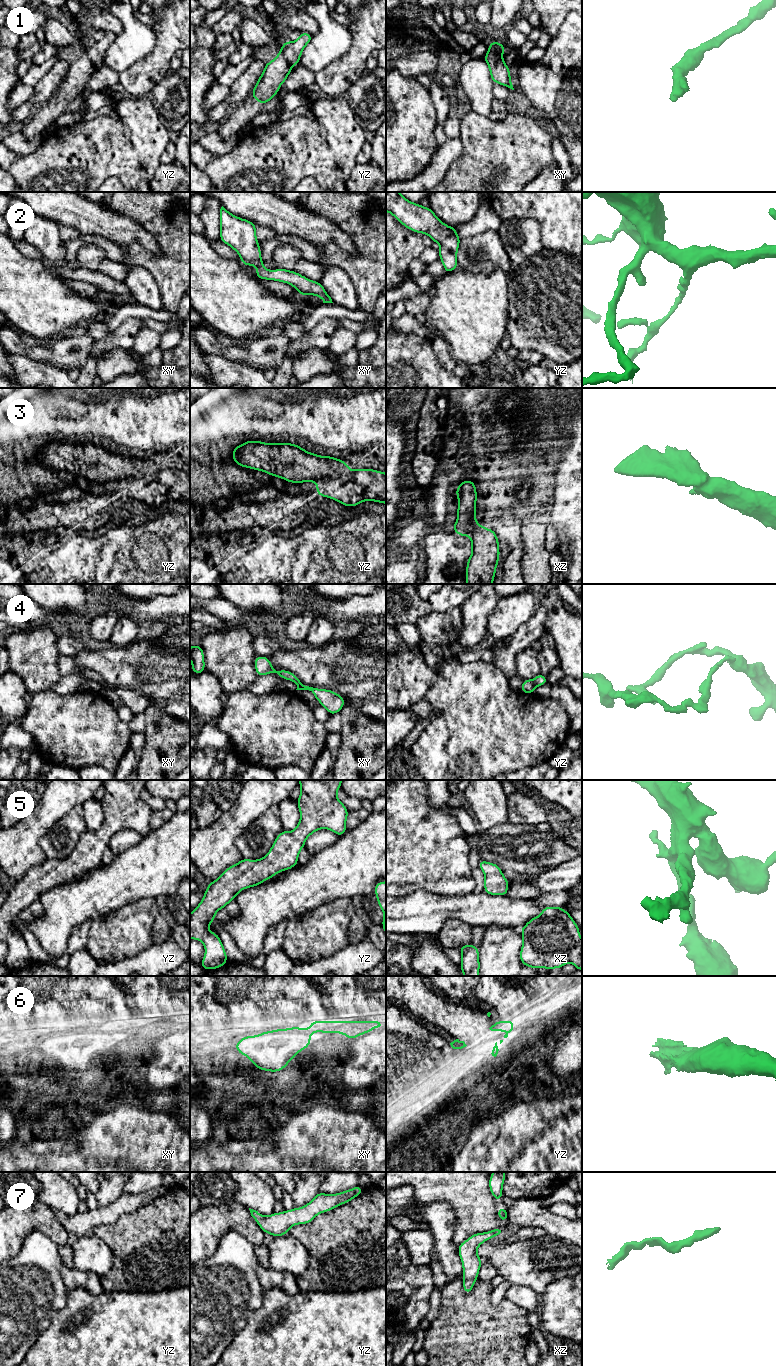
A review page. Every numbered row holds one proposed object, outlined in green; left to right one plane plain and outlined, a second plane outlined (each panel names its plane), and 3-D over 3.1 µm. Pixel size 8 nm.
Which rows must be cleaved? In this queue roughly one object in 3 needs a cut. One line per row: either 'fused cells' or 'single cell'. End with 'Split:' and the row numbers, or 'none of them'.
1: single cell
2: single cell
3: fused cells
4: fused cells
5: single cell
6: single cell
7: single cell
Split: 3, 4

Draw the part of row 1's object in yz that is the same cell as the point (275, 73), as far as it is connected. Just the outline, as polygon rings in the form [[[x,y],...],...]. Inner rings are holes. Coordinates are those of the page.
[[[301,32],[296,41],[284,41],[279,54],[265,64],[264,71],[251,94],[255,100],[260,102],[261,106],[278,93],[280,86],[291,73],[291,68],[299,63],[303,49],[312,40],[313,37],[310,34]]]

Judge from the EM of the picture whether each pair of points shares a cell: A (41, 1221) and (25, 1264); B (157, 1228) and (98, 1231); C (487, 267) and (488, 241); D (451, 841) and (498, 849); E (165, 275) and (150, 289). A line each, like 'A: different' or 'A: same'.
A: different
B: same
C: same
D: different
E: different

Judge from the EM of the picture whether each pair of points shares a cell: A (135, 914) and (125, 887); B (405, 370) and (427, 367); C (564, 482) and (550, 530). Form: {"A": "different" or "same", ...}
{"A": "different", "B": "same", "C": "different"}

